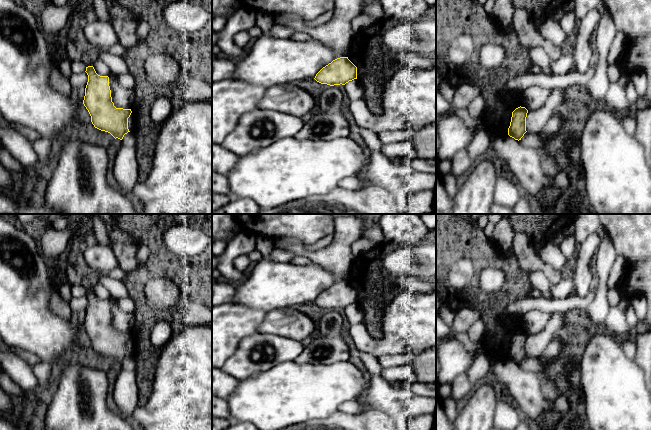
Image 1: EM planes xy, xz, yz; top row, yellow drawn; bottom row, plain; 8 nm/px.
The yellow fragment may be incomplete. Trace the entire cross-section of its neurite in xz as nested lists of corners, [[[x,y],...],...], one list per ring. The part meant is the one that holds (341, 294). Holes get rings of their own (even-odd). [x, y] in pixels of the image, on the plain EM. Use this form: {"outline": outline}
{"outline": [[[340,281],[323,291],[314,303],[330,310],[345,309],[349,305],[357,303],[357,291],[348,281]]]}

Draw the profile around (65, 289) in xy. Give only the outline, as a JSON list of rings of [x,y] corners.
[[[68,281],[62,284],[61,286],[59,286],[59,293],[61,297],[68,303],[73,298],[72,293],[71,293],[72,286],[73,285]]]

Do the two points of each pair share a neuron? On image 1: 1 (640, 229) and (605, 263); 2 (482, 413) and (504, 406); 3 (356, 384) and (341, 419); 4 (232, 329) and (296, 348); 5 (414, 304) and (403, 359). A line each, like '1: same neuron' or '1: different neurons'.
1: different neurons
2: different neurons
3: different neurons
4: different neurons
5: different neurons

